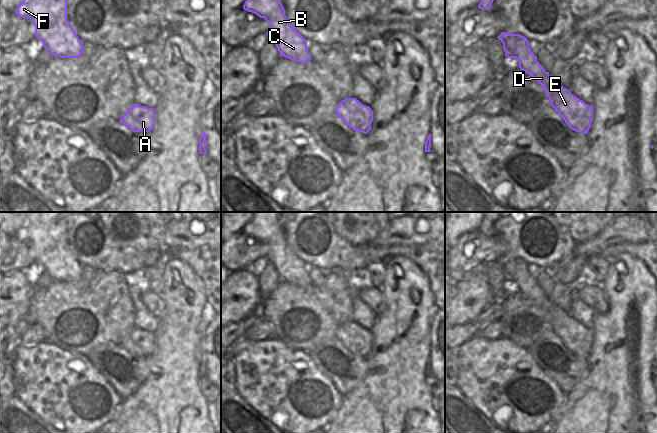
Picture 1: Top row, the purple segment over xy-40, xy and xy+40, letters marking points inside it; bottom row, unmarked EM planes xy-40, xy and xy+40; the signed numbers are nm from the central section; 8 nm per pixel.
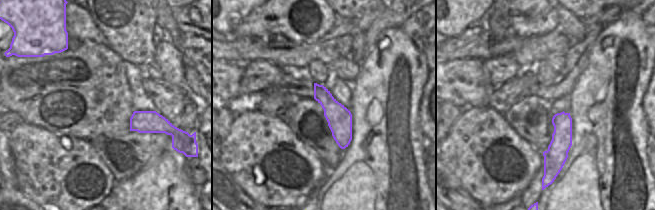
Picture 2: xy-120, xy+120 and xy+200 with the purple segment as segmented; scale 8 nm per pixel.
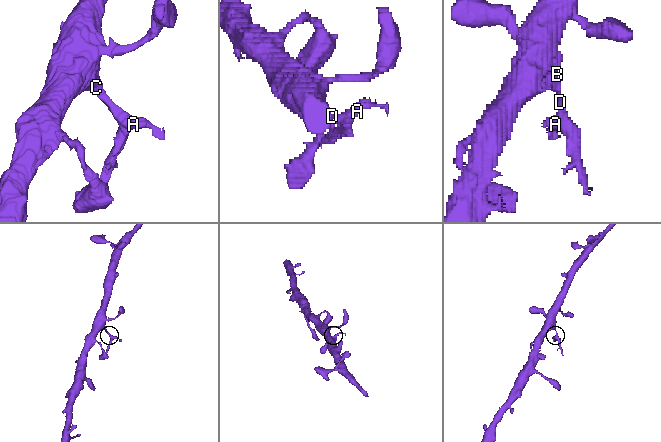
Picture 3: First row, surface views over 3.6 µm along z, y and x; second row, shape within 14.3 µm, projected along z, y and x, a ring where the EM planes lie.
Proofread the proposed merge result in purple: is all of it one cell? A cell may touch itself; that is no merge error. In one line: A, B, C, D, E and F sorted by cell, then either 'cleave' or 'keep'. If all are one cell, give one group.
A D E / B C F; cleave

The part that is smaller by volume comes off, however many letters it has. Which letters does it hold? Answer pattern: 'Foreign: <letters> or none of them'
Foreign: A, D, E

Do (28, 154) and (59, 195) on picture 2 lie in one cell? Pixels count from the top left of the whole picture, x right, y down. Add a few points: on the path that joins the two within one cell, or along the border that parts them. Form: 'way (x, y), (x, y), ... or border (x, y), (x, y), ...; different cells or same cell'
way (38, 164), (59, 185); same cell

